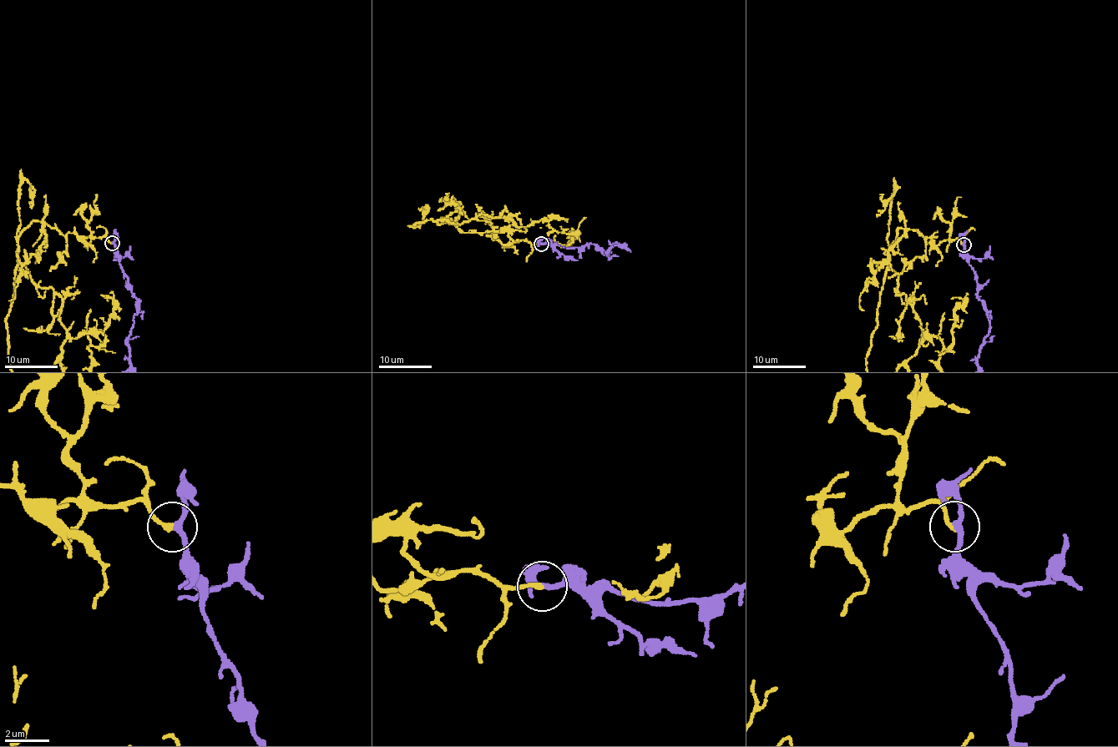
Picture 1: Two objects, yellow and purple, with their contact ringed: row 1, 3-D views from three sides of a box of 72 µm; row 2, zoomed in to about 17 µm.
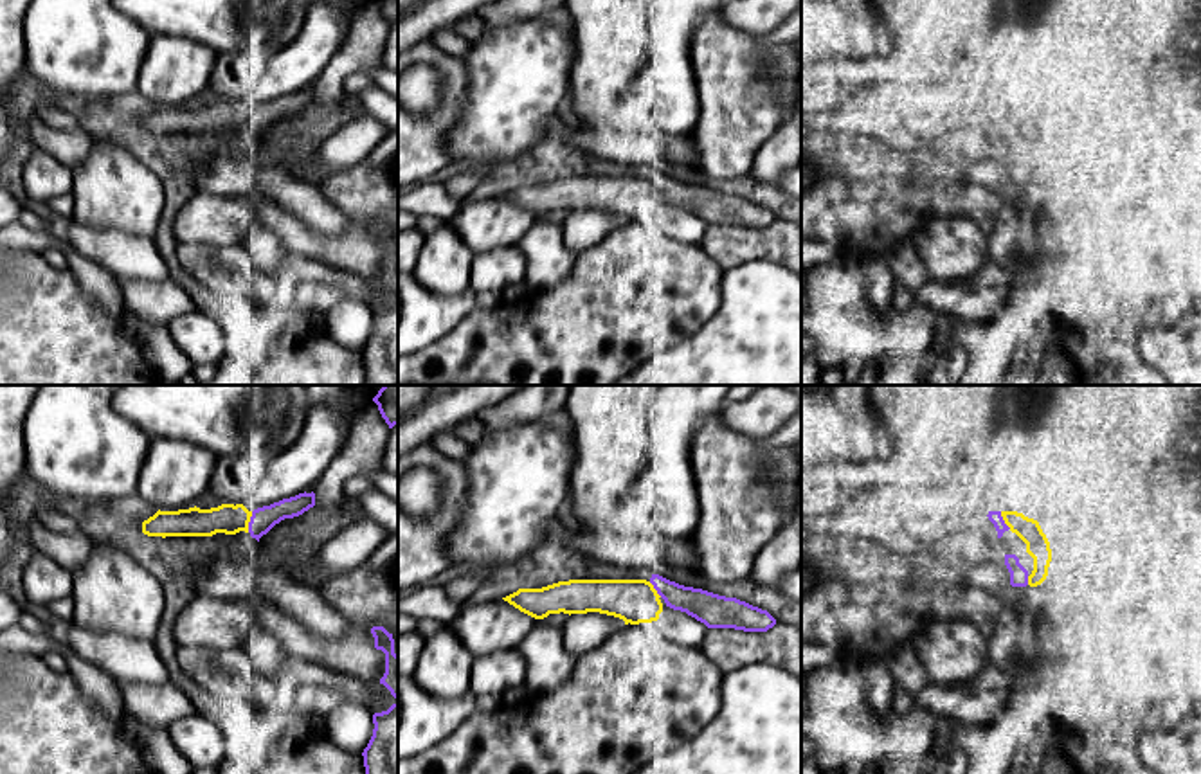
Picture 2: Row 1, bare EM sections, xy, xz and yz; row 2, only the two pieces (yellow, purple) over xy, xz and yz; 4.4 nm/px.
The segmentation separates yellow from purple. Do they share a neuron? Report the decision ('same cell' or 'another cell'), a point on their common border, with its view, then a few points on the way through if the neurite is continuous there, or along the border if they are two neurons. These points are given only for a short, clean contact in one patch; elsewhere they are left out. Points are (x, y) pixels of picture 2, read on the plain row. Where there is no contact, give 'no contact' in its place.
same cell; contact xy (247, 119)

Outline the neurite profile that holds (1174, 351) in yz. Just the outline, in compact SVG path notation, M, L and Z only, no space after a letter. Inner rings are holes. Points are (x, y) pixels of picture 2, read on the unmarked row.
M1201 295L1172 326L1149 328L1136 324L1134 353L1138 360L1163 374L1169 385L1201 385Z

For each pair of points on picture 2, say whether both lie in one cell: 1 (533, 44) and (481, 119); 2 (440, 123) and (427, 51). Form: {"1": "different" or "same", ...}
{"1": "same", "2": "same"}

